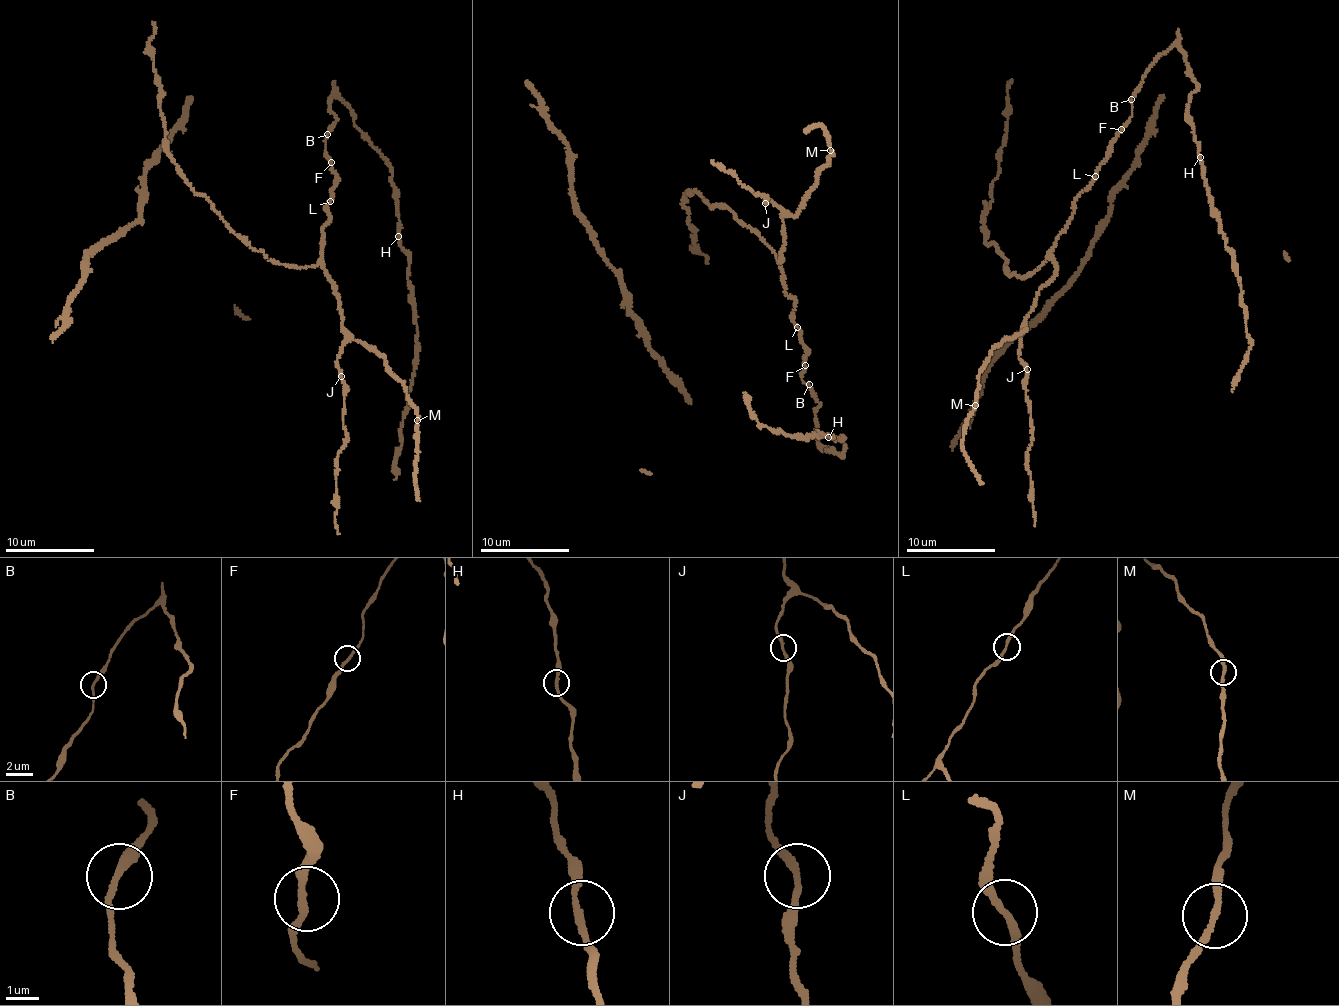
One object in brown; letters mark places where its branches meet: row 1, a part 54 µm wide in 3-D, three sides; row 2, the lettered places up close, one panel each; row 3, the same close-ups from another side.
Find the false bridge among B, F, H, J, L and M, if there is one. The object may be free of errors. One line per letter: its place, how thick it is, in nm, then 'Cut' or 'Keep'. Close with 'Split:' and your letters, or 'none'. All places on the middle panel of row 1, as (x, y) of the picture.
B: Place: (809, 384). Thickness 200 nm. Keep
F: Place: (805, 365). Thickness 200 nm. Keep
H: Place: (828, 437). Thickness 200 nm. Keep
J: Place: (765, 203). Thickness 200 nm. Keep
L: Place: (797, 327). Thickness 220 nm. Keep
M: Place: (830, 150). Thickness 200 nm. Keep
Split: none

